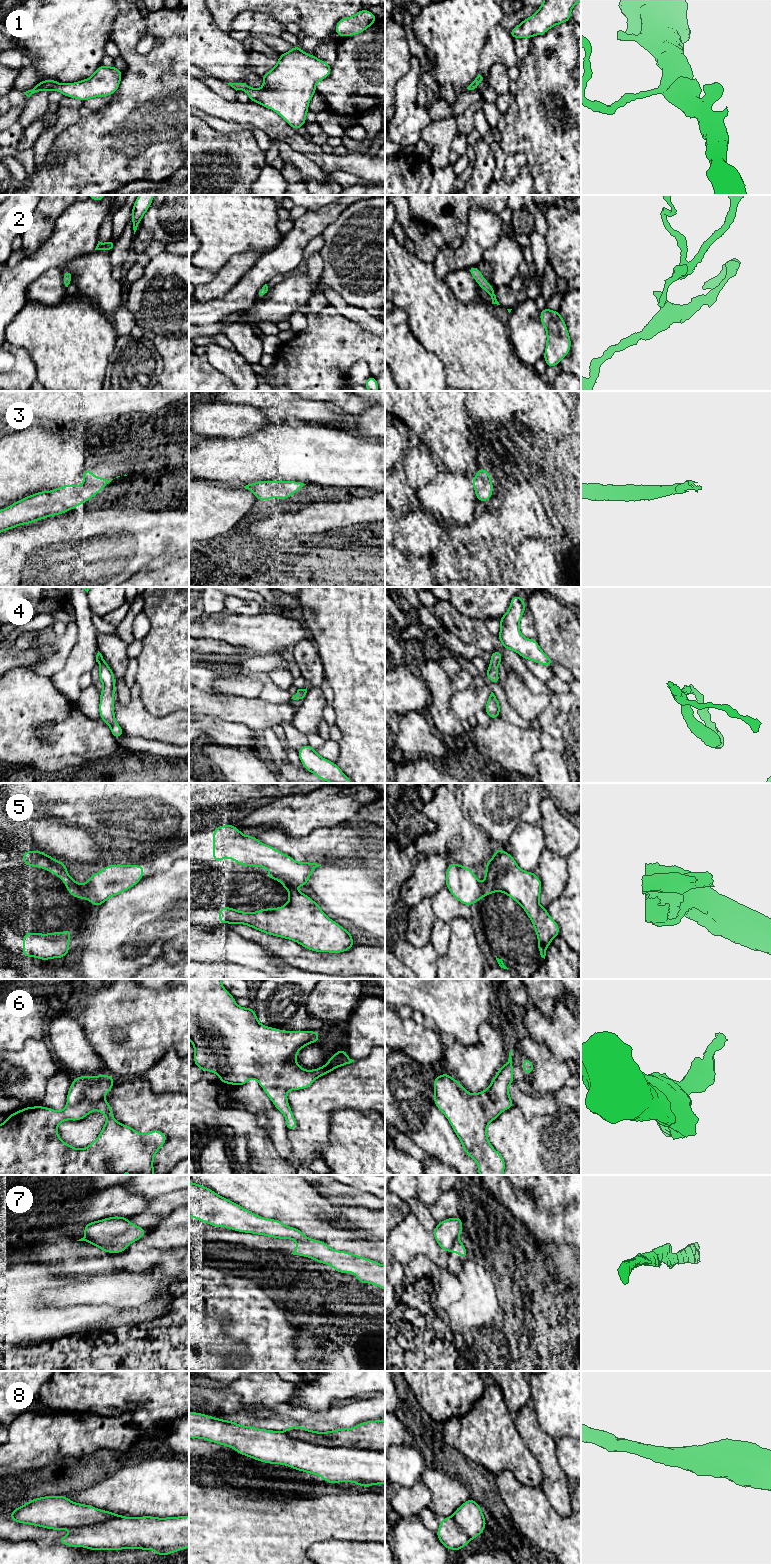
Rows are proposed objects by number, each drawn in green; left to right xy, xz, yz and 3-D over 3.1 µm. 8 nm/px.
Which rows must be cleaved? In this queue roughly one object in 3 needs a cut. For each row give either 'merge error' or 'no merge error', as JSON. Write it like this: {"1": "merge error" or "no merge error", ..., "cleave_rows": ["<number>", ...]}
{"1": "no merge error", "2": "no merge error", "3": "no merge error", "4": "no merge error", "5": "merge error", "6": "no merge error", "7": "merge error", "8": "merge error", "cleave_rows": ["5", "7", "8"]}

